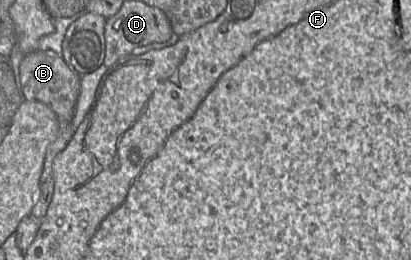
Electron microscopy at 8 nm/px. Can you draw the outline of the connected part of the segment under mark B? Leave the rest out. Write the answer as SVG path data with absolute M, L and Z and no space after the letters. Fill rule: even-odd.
M37 50L26 54L20 67L20 83L25 100L40 101L48 105L56 114L59 123L59 133L46 151L42 174L36 202L32 208L31 216L42 221L52 200L53 184L53 162L55 157L62 152L74 135L72 120L75 113L76 103L80 94L81 82L78 75L56 52L52 50Z

